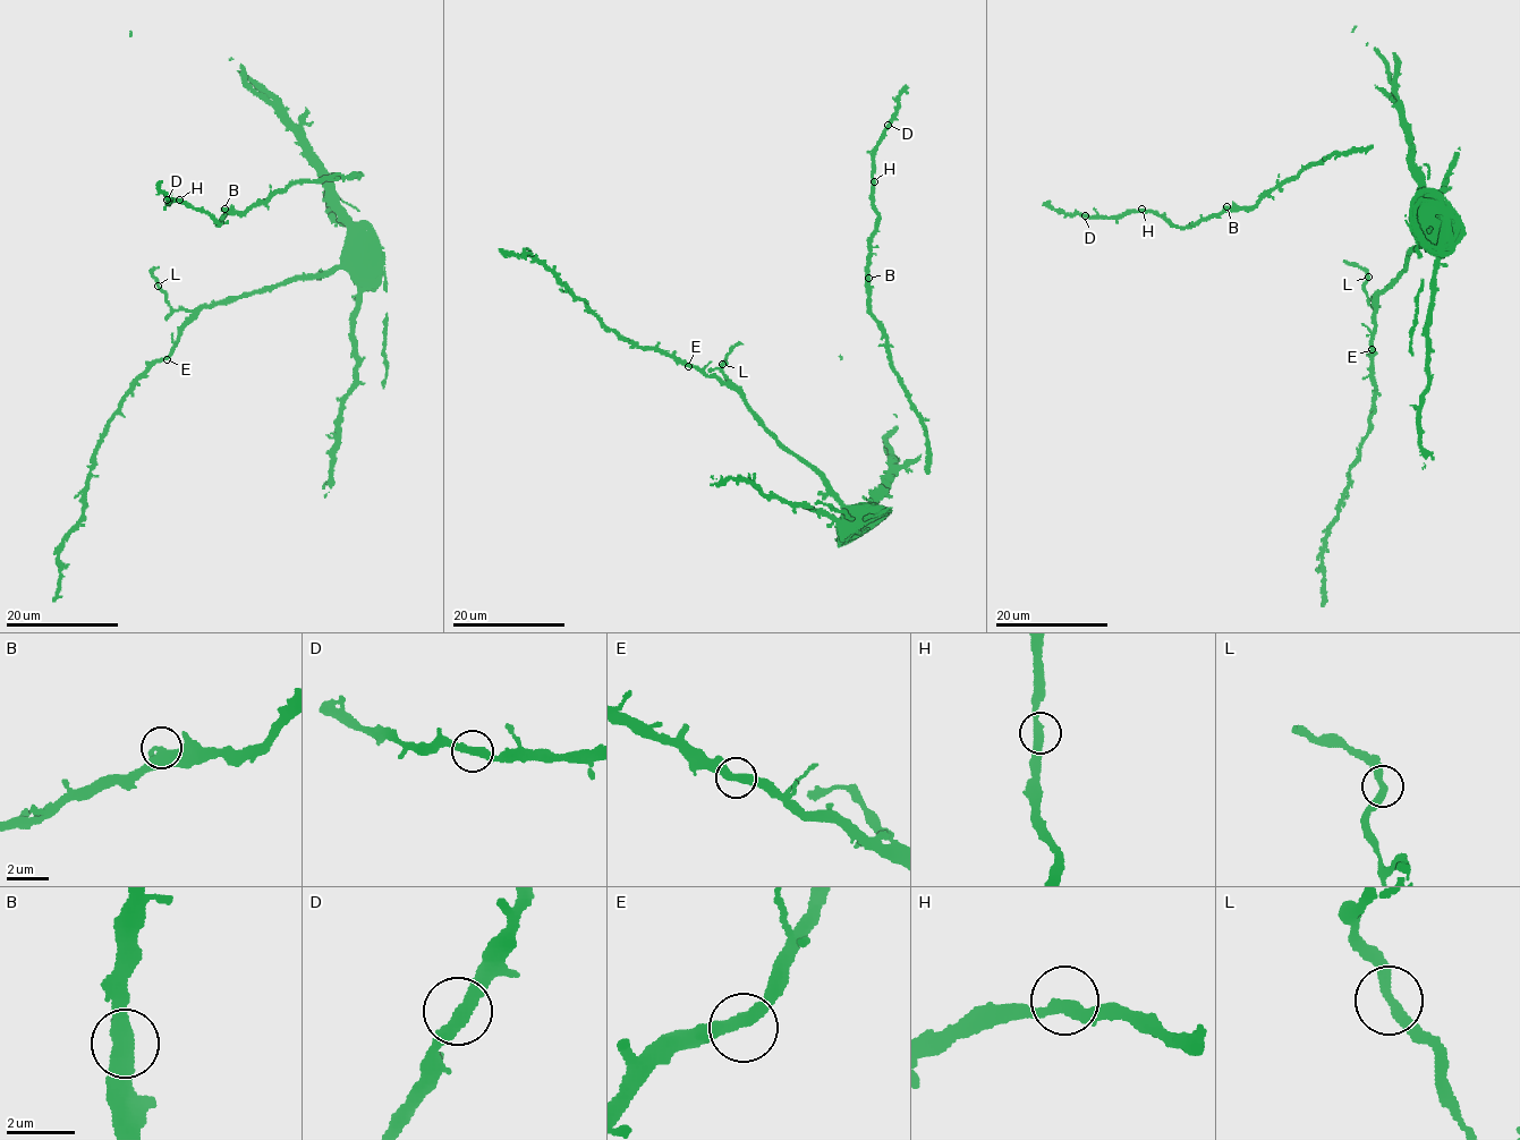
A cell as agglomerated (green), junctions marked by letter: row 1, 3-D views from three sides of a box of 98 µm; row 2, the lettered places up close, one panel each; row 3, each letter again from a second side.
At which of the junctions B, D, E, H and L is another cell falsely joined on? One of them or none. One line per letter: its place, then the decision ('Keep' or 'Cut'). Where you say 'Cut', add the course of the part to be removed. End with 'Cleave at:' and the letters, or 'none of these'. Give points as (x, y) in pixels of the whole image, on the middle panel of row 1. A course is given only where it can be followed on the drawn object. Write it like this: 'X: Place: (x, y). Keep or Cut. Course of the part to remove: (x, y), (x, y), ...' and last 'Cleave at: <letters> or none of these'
B: Place: (868, 278). Keep
D: Place: (888, 125). Keep
E: Place: (688, 366). Keep
H: Place: (874, 181). Keep
L: Place: (722, 364). Keep
Cleave at: none of these

